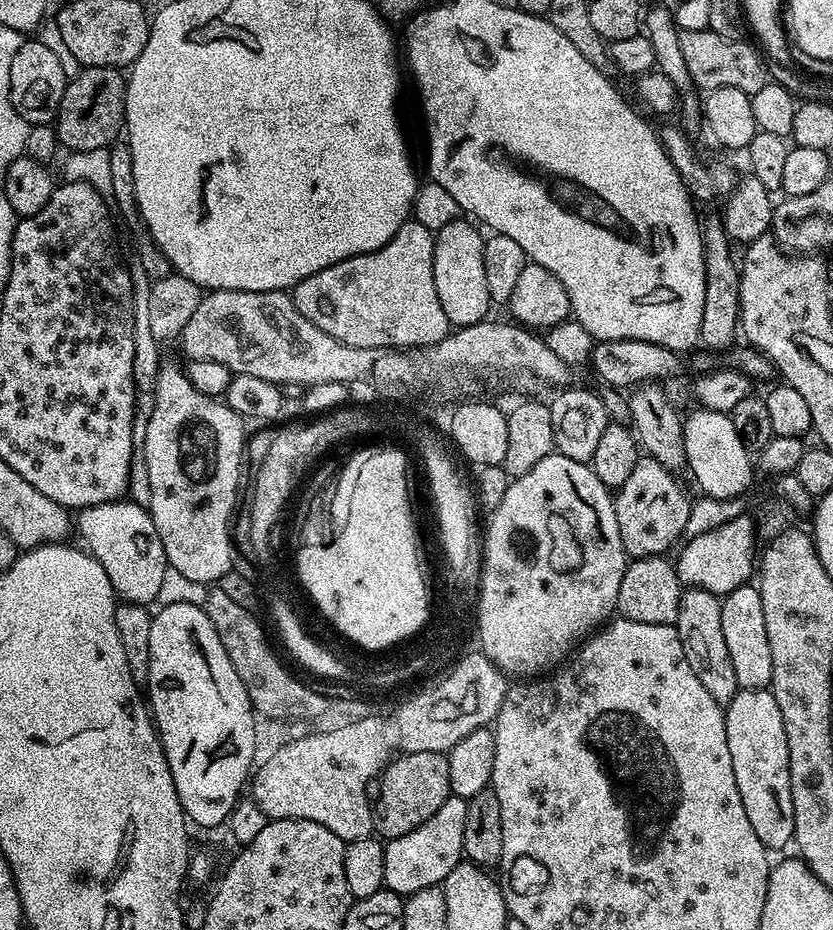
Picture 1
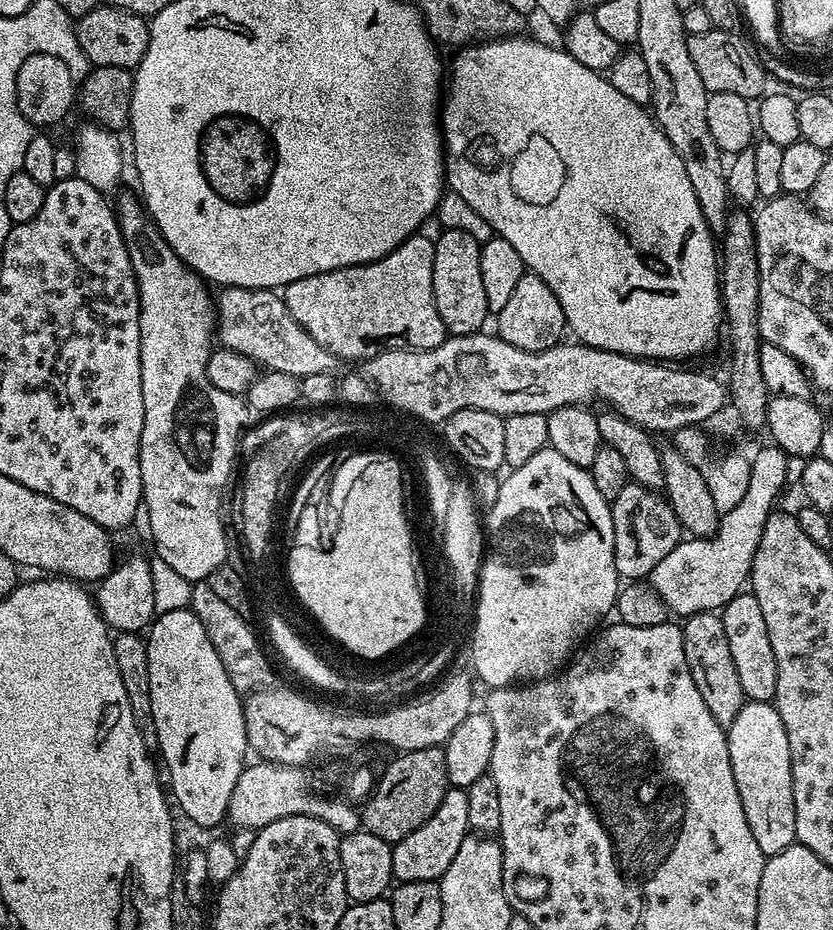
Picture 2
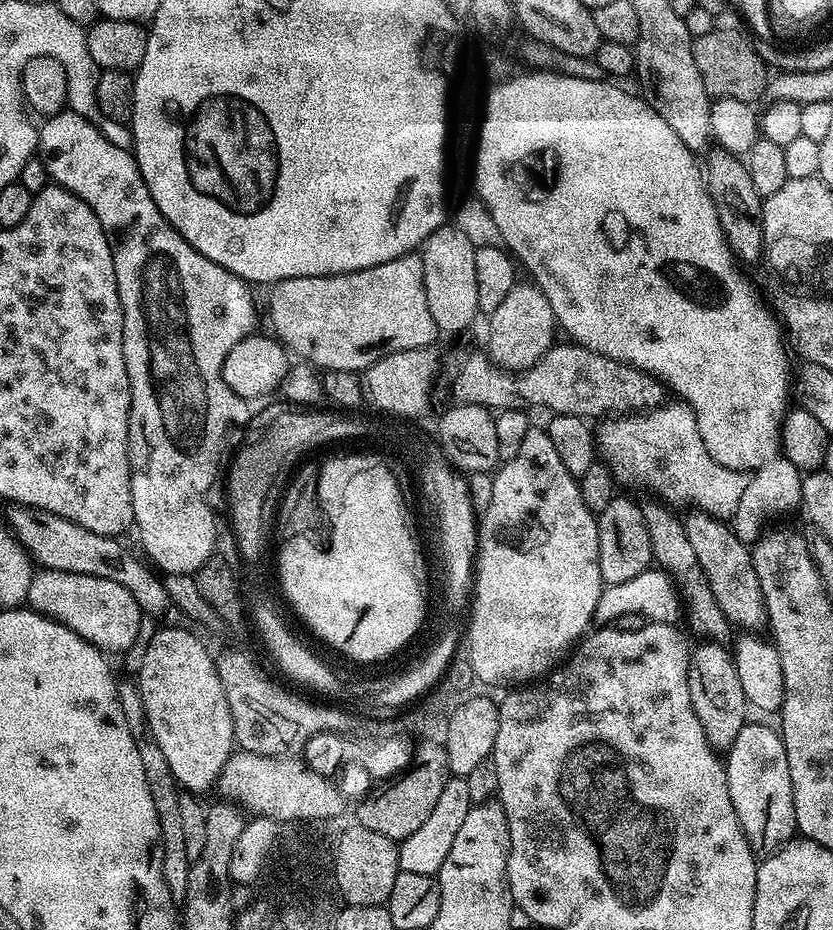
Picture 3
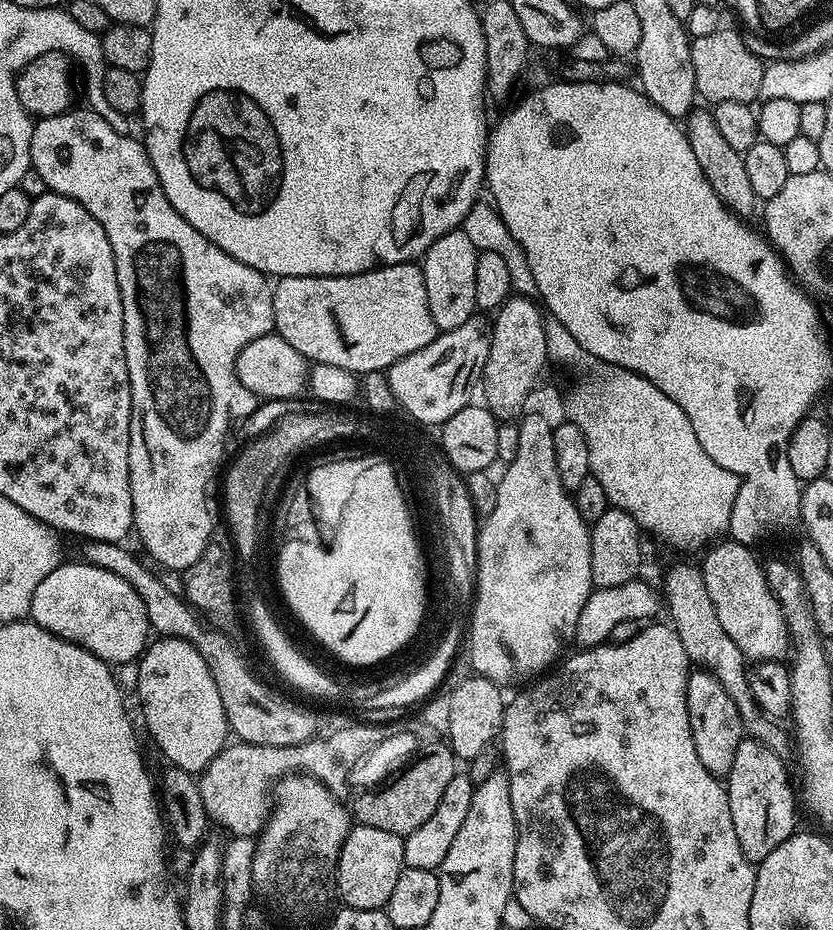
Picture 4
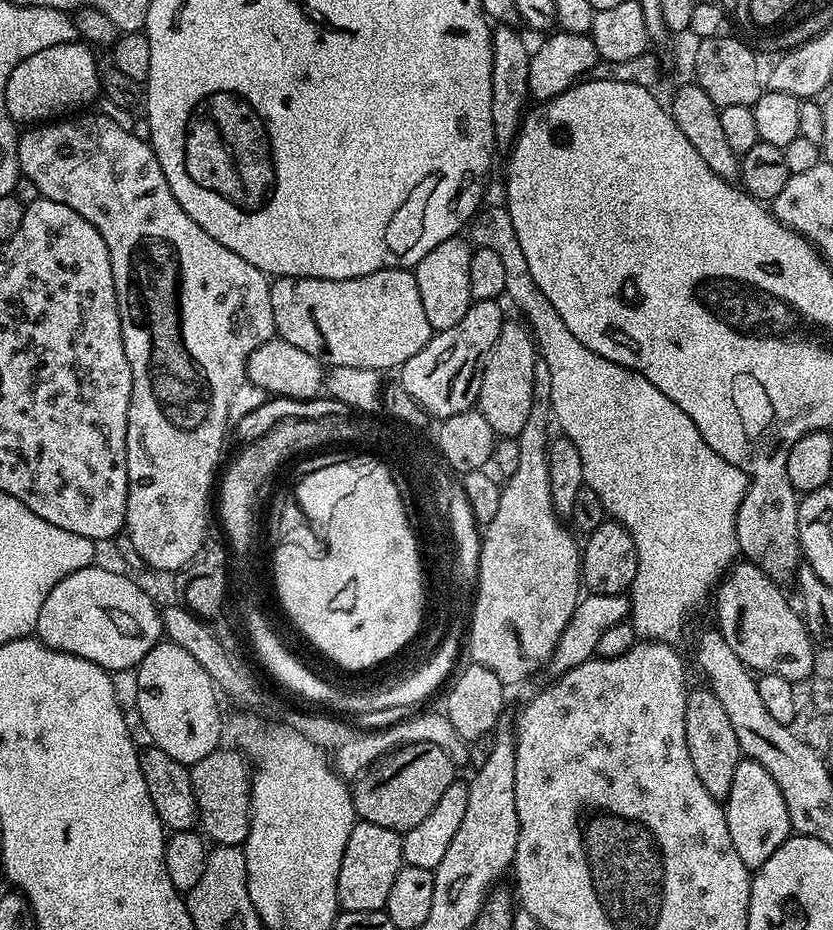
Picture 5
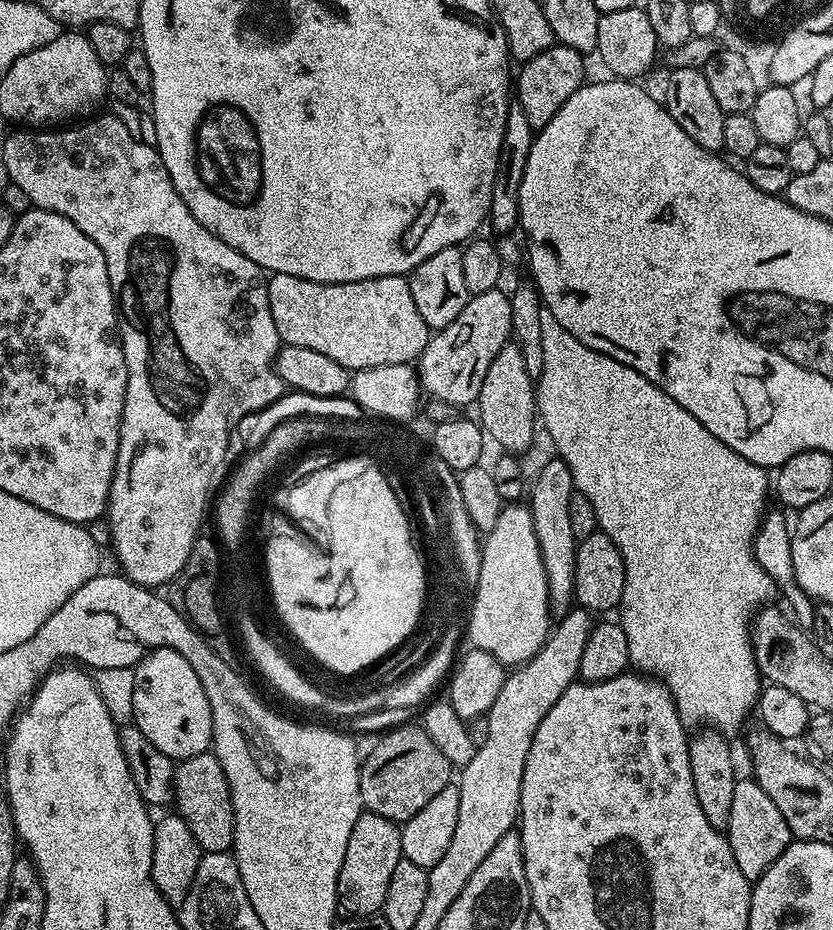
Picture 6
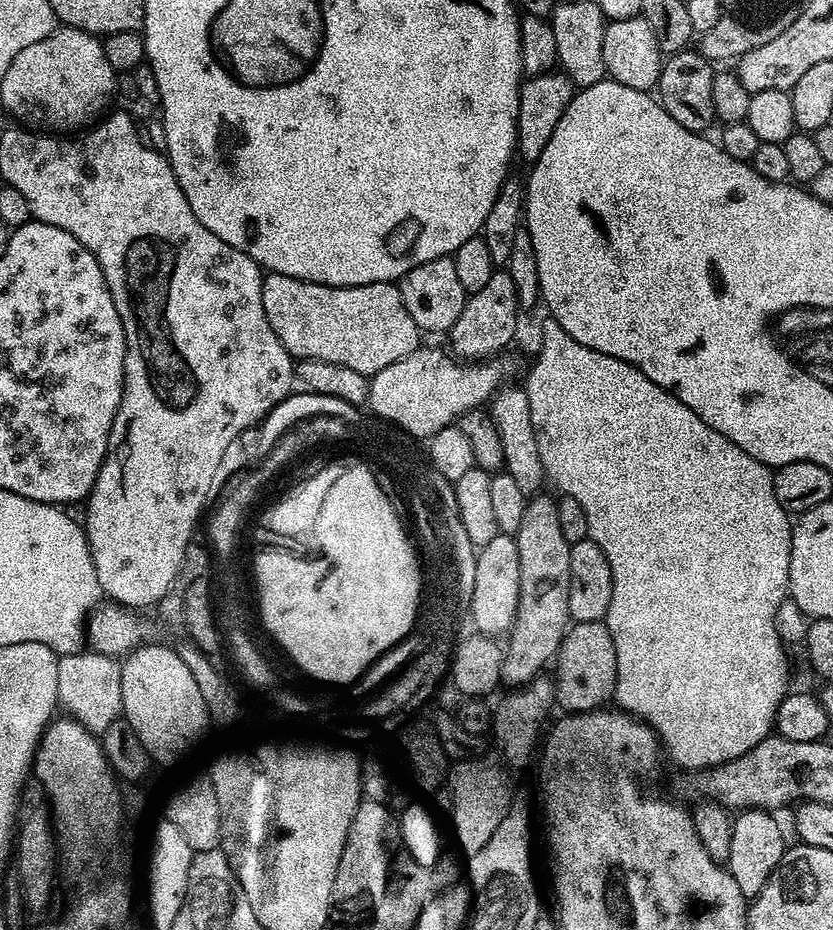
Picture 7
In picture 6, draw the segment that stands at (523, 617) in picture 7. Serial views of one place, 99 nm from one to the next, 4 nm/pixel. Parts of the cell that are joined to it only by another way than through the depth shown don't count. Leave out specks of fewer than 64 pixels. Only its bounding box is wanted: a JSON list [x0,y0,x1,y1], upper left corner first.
[526,458,576,617]

